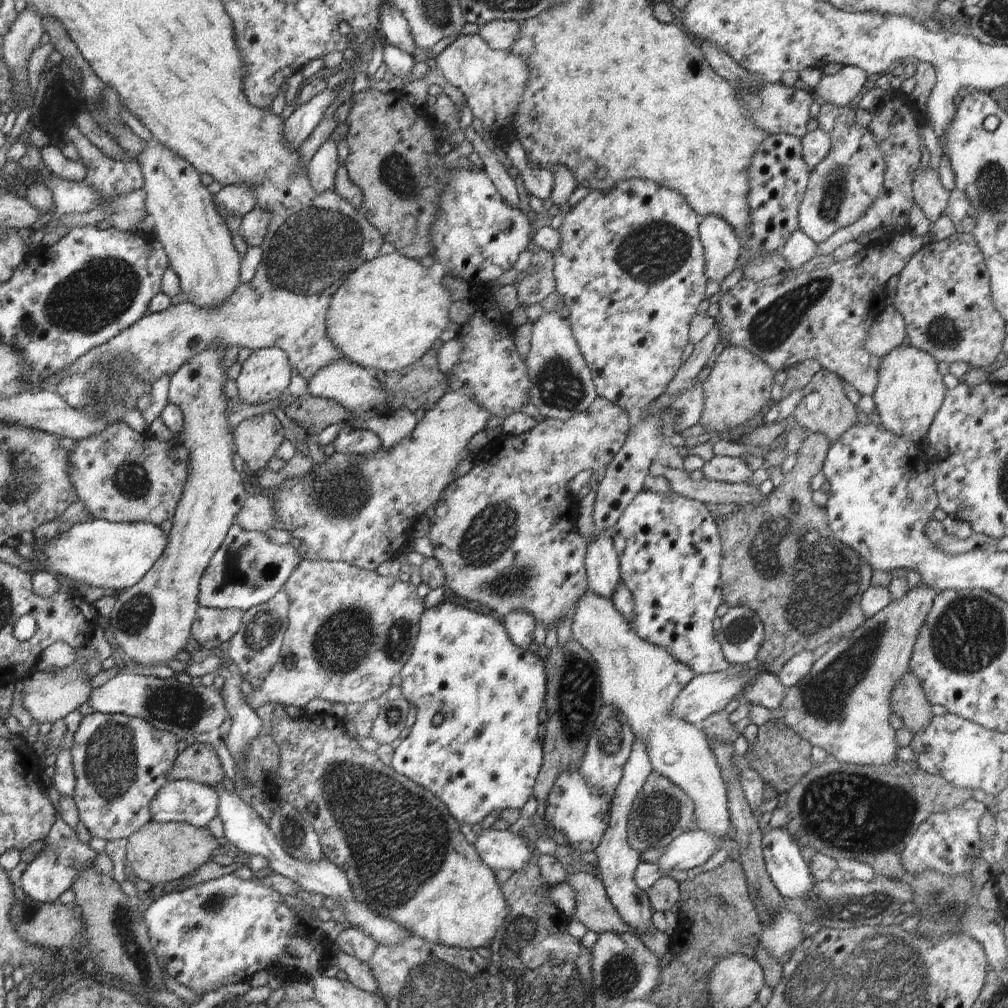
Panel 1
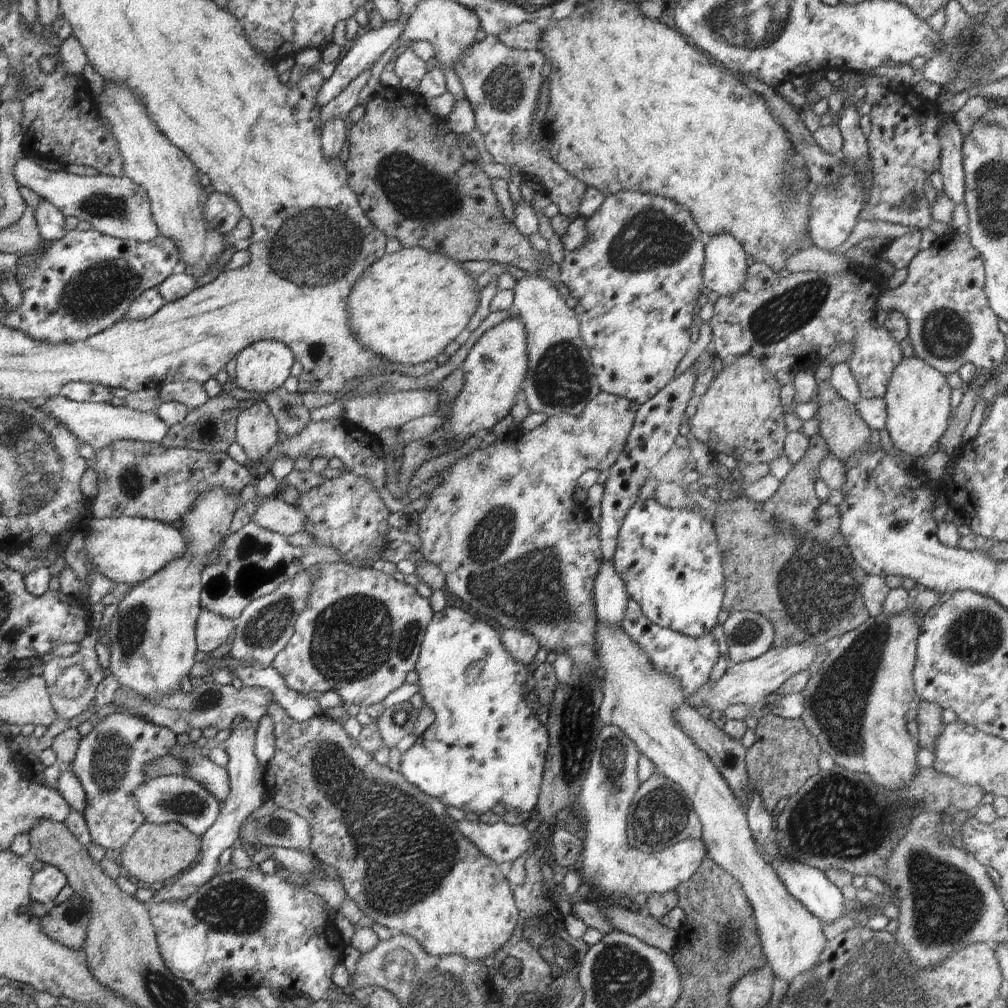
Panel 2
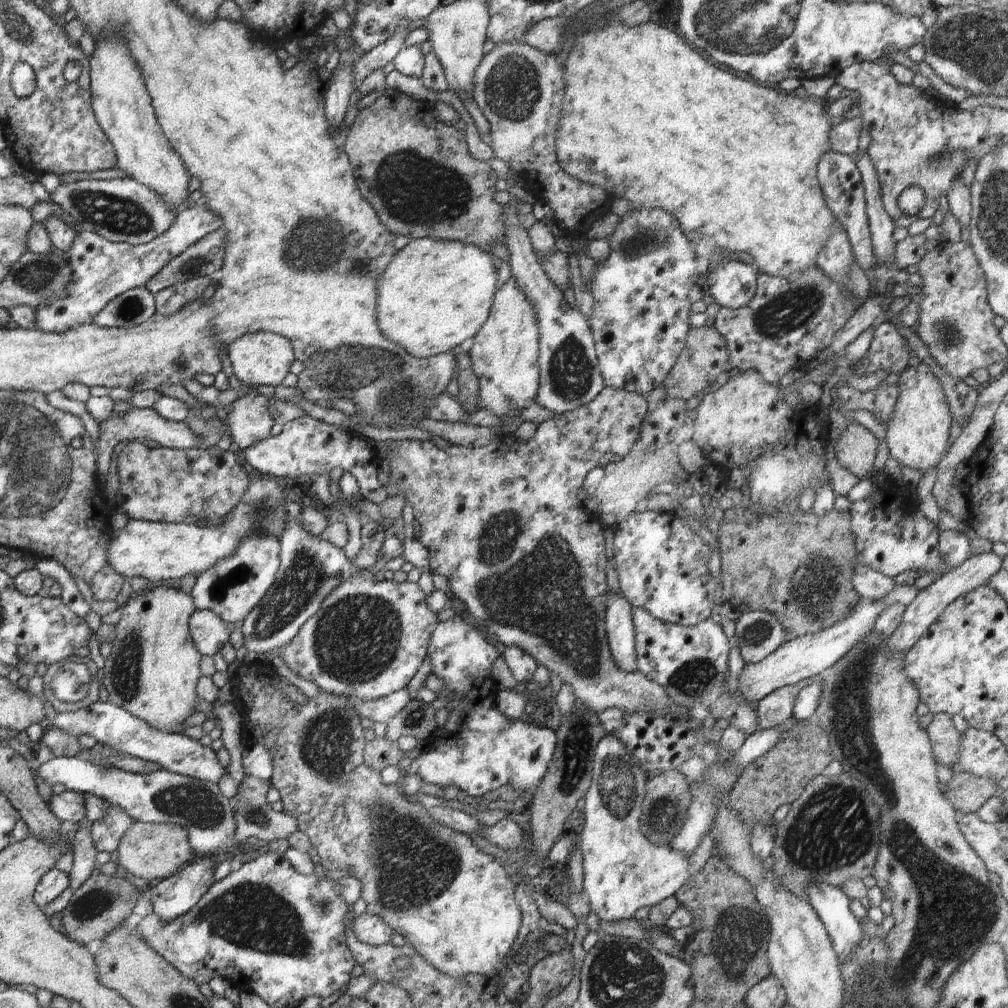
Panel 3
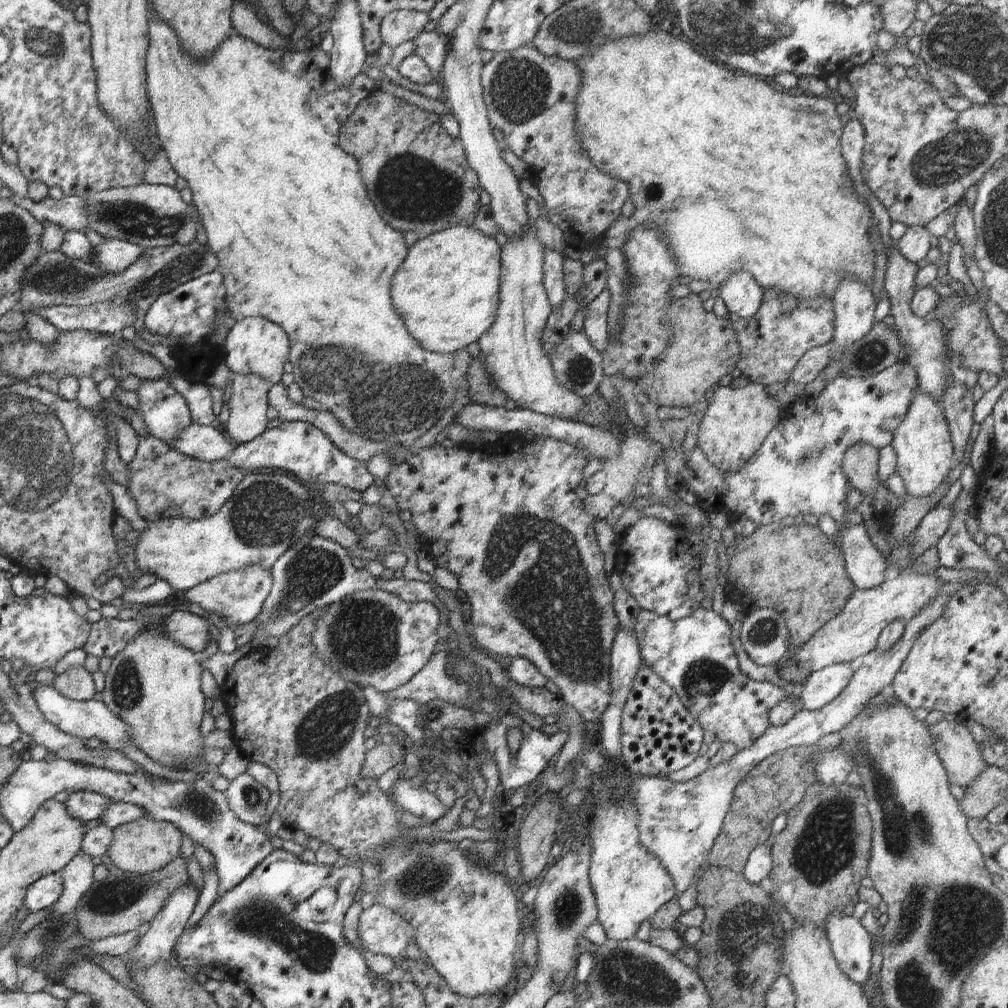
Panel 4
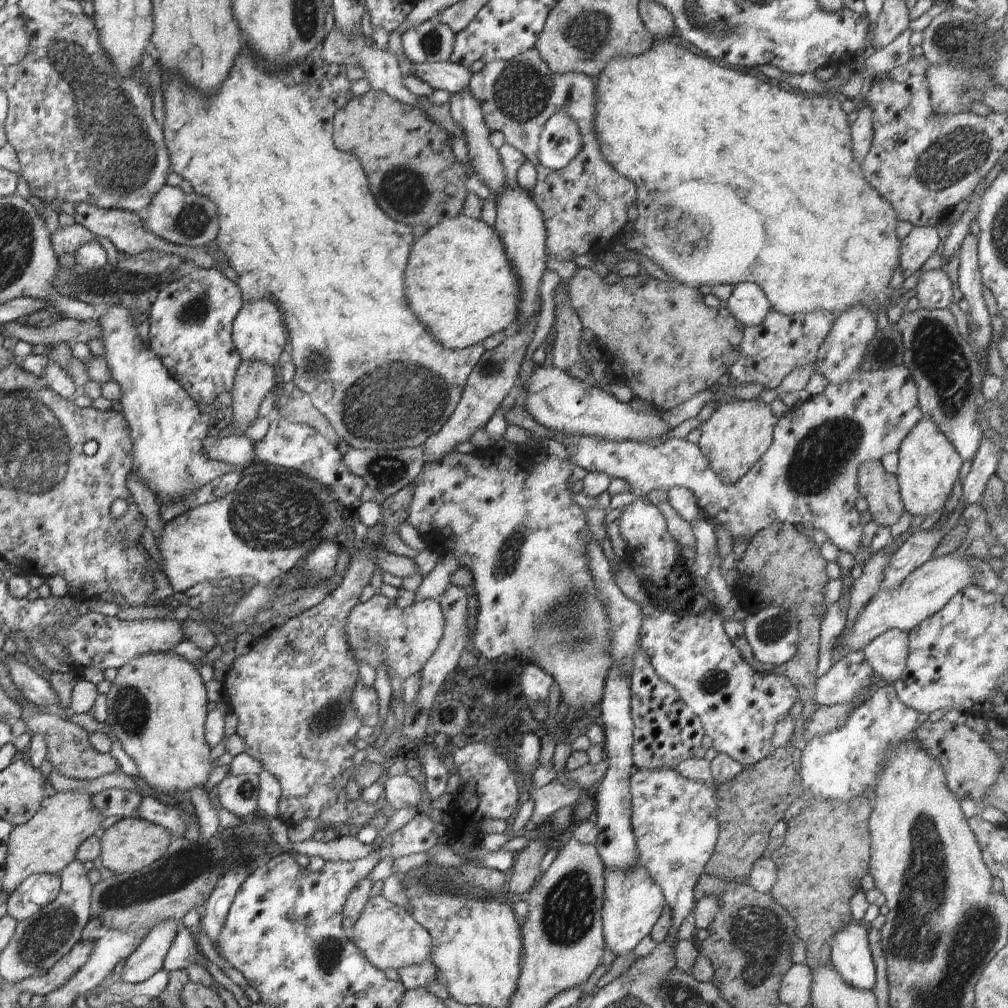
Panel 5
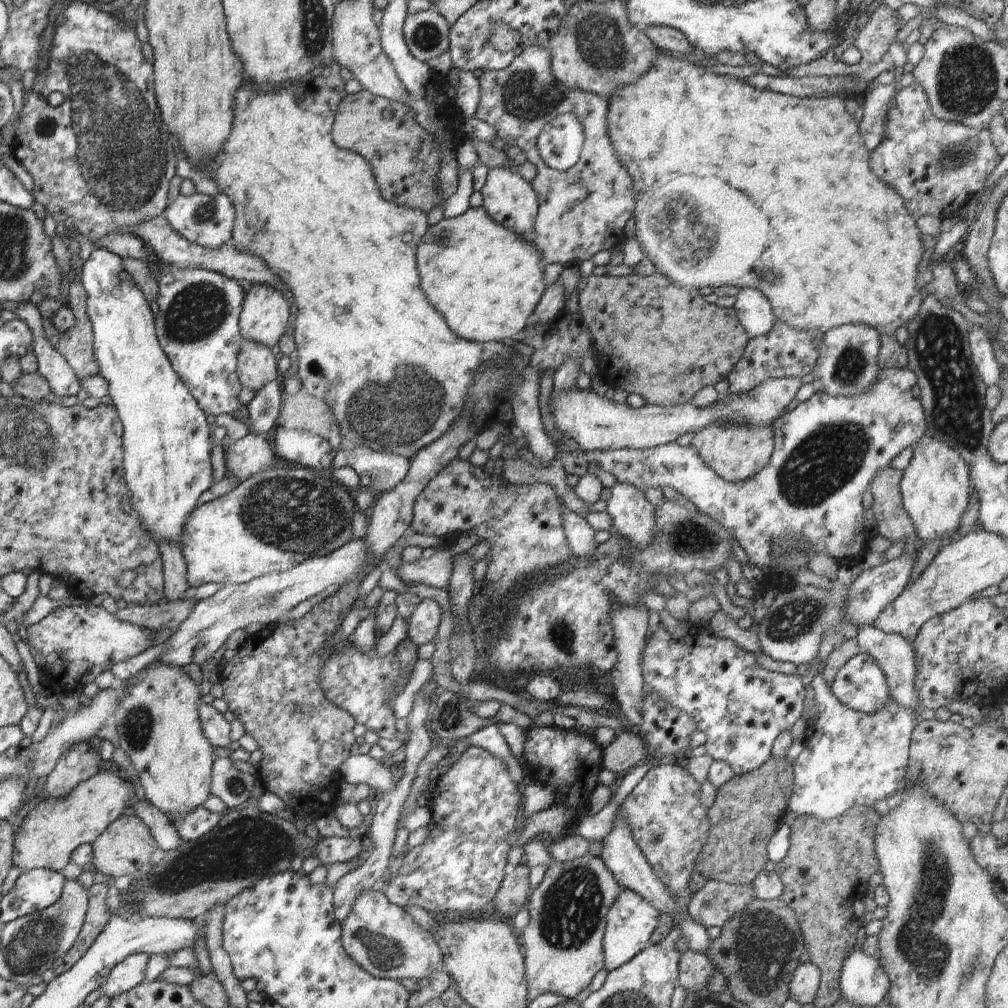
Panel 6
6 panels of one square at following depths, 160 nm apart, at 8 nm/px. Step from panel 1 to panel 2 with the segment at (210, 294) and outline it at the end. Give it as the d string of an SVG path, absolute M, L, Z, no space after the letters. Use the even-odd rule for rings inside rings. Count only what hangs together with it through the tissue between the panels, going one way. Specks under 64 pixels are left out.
M105 81L104 93L96 96L99 112L112 124L110 131L118 141L123 160L124 176L133 180L148 193L151 217L159 234L175 242L179 252L179 269L198 278L206 274L226 249L225 238L204 216L208 195L198 179L200 172L194 163L173 145L148 118L144 105L124 85Z

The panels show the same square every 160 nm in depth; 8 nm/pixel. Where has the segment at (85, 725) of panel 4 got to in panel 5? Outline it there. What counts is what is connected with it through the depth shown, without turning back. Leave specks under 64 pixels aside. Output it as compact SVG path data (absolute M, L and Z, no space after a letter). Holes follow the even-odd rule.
M6 656L5 663L8 674L14 686L20 690L21 695L26 701L42 708L52 708L61 706L50 687L50 684L38 675L31 667L22 662L18 662L14 656Z

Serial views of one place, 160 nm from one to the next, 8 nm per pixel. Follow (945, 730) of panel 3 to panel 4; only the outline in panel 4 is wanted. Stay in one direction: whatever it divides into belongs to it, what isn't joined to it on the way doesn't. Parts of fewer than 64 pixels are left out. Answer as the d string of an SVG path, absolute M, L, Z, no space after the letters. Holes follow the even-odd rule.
M962 720L937 722L928 726L936 755L946 768L949 784L964 790L988 768L980 754L980 744L976 742Z

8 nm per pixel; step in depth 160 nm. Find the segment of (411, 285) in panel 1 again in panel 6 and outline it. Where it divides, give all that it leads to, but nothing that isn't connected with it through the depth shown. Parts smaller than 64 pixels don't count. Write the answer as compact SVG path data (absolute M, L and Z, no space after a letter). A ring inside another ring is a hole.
M480 208L429 226L416 250L420 288L456 336L475 343L516 338L545 294L544 260L533 242L510 232Z

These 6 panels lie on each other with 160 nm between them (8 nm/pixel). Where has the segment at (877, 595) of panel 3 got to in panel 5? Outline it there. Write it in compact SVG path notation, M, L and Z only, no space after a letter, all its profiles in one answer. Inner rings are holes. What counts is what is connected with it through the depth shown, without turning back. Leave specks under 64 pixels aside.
M902 364L889 369L858 371L843 383L829 383L823 392L809 397L800 406L794 405L777 419L773 428L773 439L769 449L752 465L752 468L733 485L720 482L710 468L707 457L697 444L686 439L671 438L654 447L644 441L611 441L604 437L569 435L558 431L548 431L546 436L564 444L574 466L582 466L590 473L595 470L609 477L628 481L631 492L637 497L647 495L654 489L669 491L672 487L684 487L696 495L698 508L714 524L724 525L733 536L753 537L762 529L775 522L803 524L804 527L818 528L828 535L838 550L854 556L857 563L868 562L871 554L862 545L861 512L856 508L856 498L860 495L857 470L864 463L880 461L888 453L897 453L904 437L924 416L917 399L917 386L911 372Z

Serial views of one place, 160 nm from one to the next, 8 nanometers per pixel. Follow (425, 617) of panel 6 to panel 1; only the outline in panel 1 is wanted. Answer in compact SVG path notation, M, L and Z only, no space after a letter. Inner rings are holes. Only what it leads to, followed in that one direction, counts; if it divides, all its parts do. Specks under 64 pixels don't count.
M304 559L289 576L283 591L290 598L283 649L262 686L253 687L252 696L244 698L246 704L254 710L270 702L302 709L310 700L318 698L330 703L362 705L388 692L392 686L391 679L402 672L414 652L420 616L426 610L416 586L410 581L401 582L398 576L380 576L376 571L344 562ZM121 672L106 684L92 690L87 703L94 712L142 718L154 728L174 734L179 740L186 740L188 735L197 736L202 733L215 736L223 732L229 721L220 690L198 682L181 684L176 677L162 680L153 676Z

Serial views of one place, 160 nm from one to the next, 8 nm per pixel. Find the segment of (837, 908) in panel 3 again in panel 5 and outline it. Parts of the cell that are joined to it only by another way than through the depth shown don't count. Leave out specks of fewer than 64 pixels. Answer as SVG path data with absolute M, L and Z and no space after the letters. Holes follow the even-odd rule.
M852 922L831 940L831 960L842 978L860 990L872 990L876 982L875 964L869 947L867 925Z

